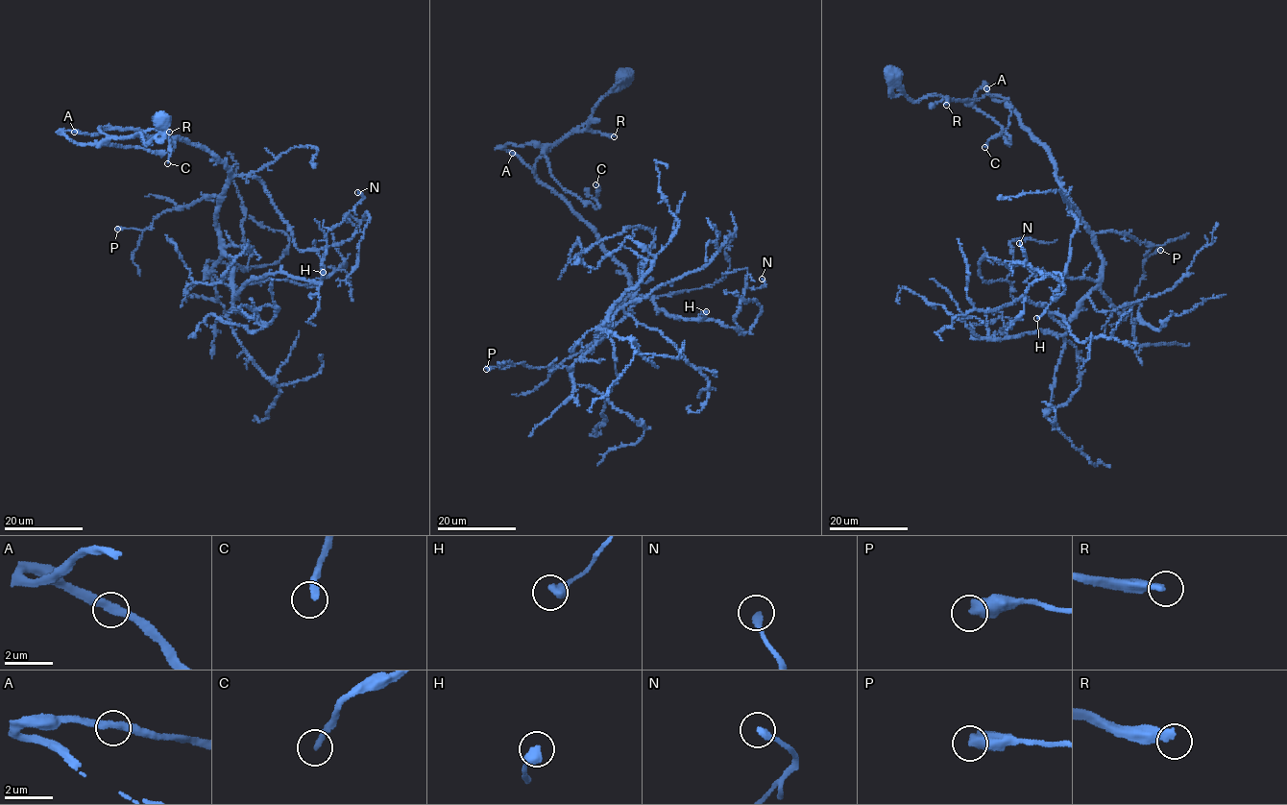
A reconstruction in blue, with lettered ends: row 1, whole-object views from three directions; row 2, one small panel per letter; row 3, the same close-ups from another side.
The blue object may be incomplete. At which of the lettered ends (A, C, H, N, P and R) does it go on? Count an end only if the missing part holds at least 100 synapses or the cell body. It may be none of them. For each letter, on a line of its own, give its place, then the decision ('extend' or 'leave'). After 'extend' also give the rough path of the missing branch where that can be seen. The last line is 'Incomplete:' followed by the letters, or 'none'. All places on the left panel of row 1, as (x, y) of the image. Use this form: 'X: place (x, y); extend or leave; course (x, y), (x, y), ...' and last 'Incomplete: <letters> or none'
A: place (74, 132); leave
C: place (167, 163); extend; course (167, 163), (154, 233), (166, 272), (190, 298), (192, 330), (202, 362), (216, 361), (219, 357), (211, 352)
H: place (323, 272); leave
N: place (357, 192); leave
P: place (117, 229); leave
R: place (169, 132); extend; course (169, 132), (211, 141), (198, 194), (208, 216), (187, 242), (183, 262), (193, 252)
Incomplete: C, R

